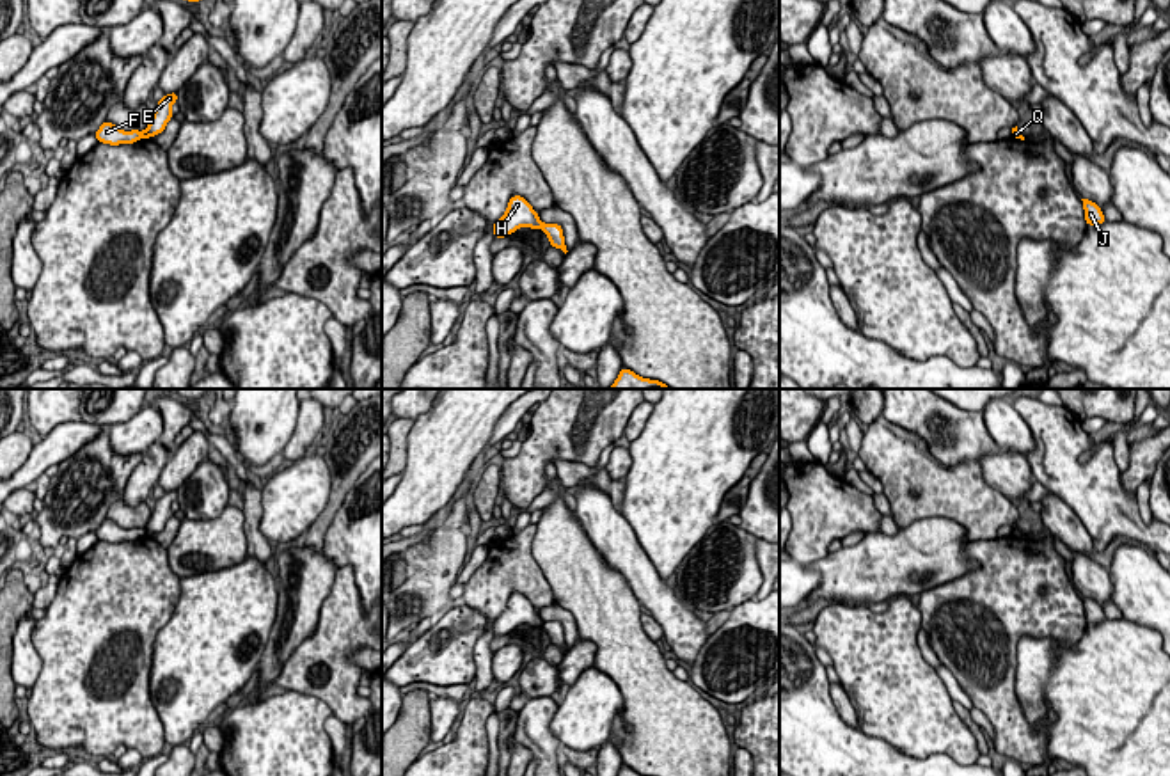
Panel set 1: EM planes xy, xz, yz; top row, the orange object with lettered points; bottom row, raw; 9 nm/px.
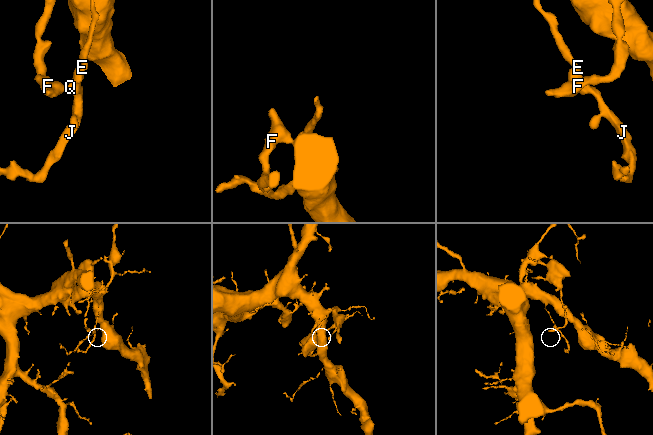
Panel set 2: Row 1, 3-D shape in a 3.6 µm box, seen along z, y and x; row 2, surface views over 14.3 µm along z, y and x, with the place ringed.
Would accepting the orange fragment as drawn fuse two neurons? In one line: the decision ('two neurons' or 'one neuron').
two neurons

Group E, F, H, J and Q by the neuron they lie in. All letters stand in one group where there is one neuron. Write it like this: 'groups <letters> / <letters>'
groups E J Q / F H

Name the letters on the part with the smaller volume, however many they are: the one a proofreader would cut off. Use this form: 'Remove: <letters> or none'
Remove: F, H

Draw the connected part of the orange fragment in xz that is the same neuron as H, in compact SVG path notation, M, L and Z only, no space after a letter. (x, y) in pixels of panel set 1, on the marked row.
M513 195L504 215L494 222L492 233L494 238L504 238L524 226L531 229L542 229L543 222L522 195Z

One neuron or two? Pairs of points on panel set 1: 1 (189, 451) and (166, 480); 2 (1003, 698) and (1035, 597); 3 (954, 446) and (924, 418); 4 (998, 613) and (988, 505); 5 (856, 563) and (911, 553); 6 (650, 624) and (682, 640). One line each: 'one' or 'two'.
1: one
2: one
3: one
4: two
5: one
6: two

